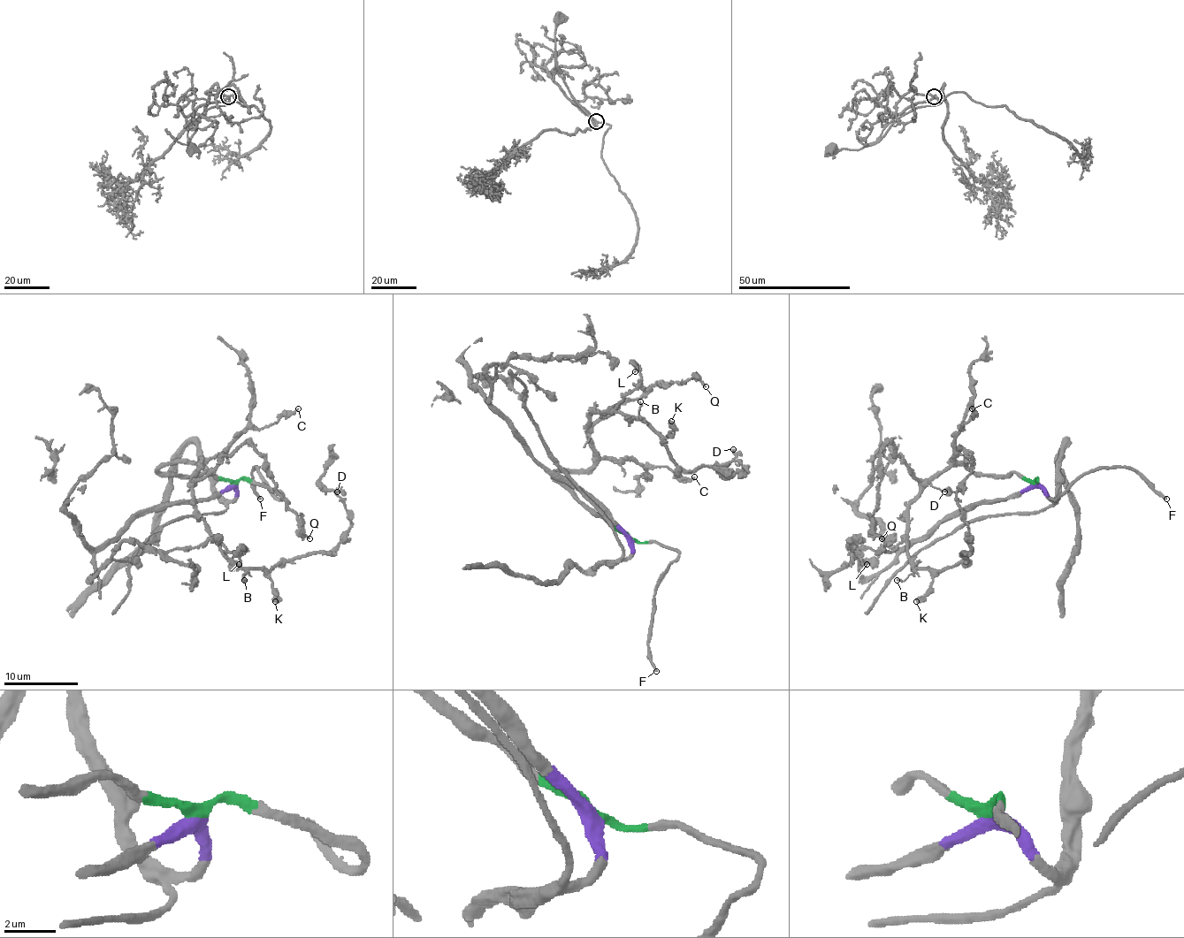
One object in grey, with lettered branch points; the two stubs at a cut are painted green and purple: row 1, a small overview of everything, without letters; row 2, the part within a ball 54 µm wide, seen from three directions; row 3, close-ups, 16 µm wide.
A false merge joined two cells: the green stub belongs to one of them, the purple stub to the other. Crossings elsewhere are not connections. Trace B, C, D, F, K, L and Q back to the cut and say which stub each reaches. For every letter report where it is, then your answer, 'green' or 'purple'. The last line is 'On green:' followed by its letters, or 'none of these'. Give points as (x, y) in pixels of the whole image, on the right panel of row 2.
B: (897, 580) | green
C: (972, 408) | green
D: (944, 491) | green
F: (1166, 499) | green
K: (916, 601) | green
L: (866, 564) | green
Q: (882, 538) | green
On green: B, C, D, F, K, L, Q

